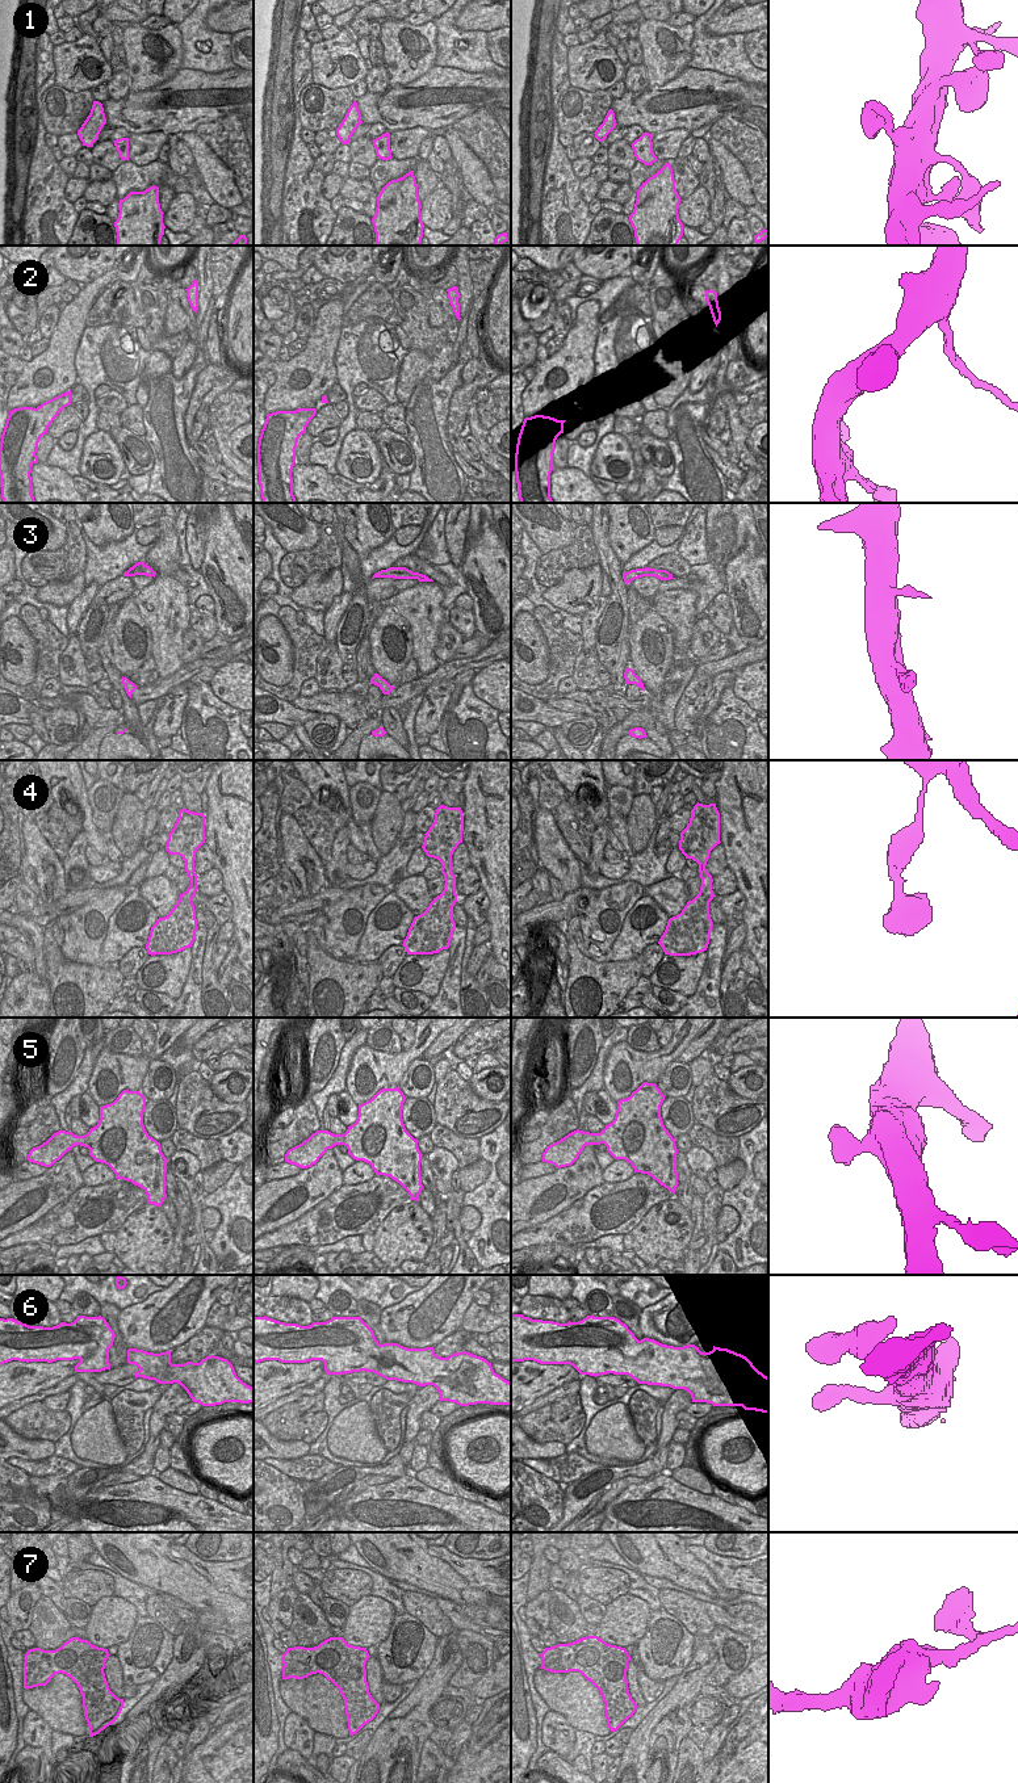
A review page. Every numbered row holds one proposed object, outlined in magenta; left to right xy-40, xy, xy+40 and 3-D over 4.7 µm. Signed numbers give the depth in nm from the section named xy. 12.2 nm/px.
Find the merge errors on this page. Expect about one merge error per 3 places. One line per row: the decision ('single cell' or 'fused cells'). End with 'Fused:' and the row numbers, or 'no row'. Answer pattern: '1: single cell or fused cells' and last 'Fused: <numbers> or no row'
1: single cell
2: fused cells
3: single cell
4: single cell
5: single cell
6: single cell
7: single cell
Fused: 2

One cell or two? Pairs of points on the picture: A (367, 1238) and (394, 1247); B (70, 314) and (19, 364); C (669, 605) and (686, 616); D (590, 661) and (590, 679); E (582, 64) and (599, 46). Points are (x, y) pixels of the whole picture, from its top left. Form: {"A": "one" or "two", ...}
{"A": "two", "B": "one", "C": "one", "D": "one", "E": "one"}

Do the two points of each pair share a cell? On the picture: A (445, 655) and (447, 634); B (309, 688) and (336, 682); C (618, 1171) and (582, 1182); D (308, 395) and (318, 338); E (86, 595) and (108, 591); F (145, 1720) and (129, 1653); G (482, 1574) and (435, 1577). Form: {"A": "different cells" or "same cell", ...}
{"A": "same cell", "B": "different cells", "C": "different cells", "D": "same cell", "E": "different cells", "F": "different cells", "G": "different cells"}

